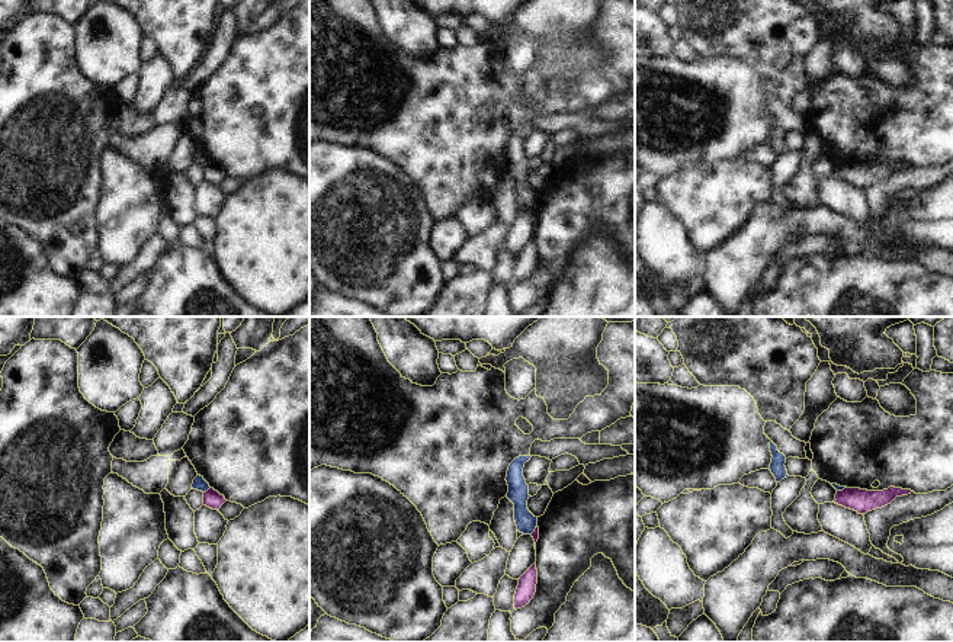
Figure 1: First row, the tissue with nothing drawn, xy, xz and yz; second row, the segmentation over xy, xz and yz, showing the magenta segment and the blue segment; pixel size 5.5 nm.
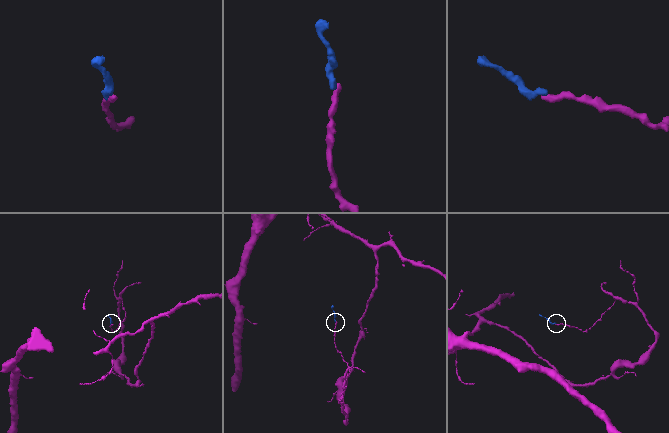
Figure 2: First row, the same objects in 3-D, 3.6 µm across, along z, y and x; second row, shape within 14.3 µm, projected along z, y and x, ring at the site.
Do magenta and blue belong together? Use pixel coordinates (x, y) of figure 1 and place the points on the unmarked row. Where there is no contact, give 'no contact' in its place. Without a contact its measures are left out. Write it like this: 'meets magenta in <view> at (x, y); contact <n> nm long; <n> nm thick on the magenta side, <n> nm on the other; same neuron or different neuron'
meets magenta in xy at (208, 164); contact 50 nm long; 100 nm thick on the magenta side, 70 nm on the other; different neuron

